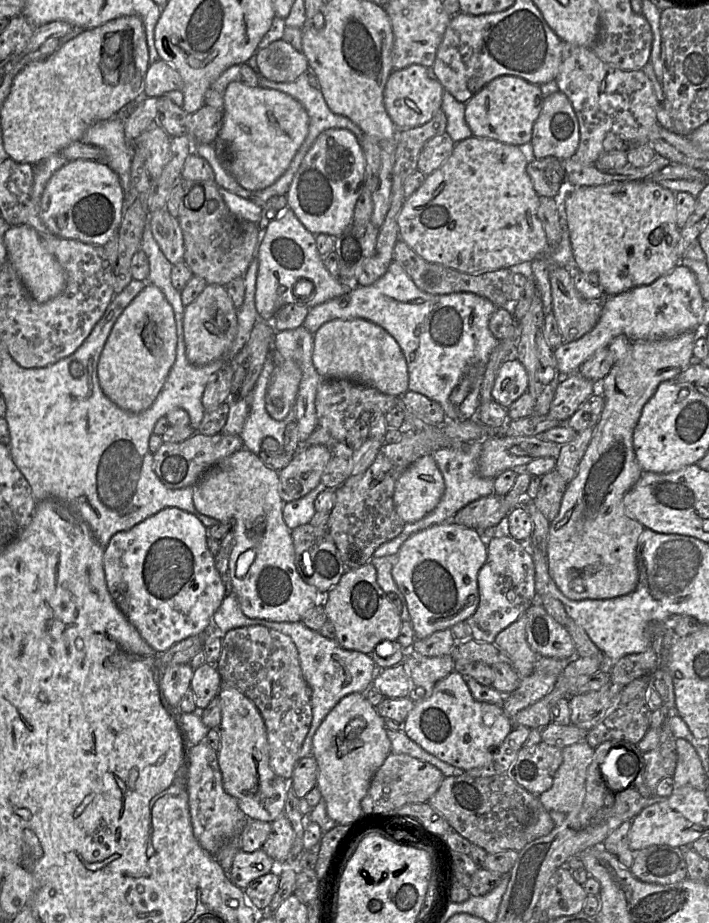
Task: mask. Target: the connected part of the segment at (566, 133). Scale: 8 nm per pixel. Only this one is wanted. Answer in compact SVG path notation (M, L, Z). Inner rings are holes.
M560 90L547 96L533 126L530 156L571 158L579 142L579 122L571 101Z

